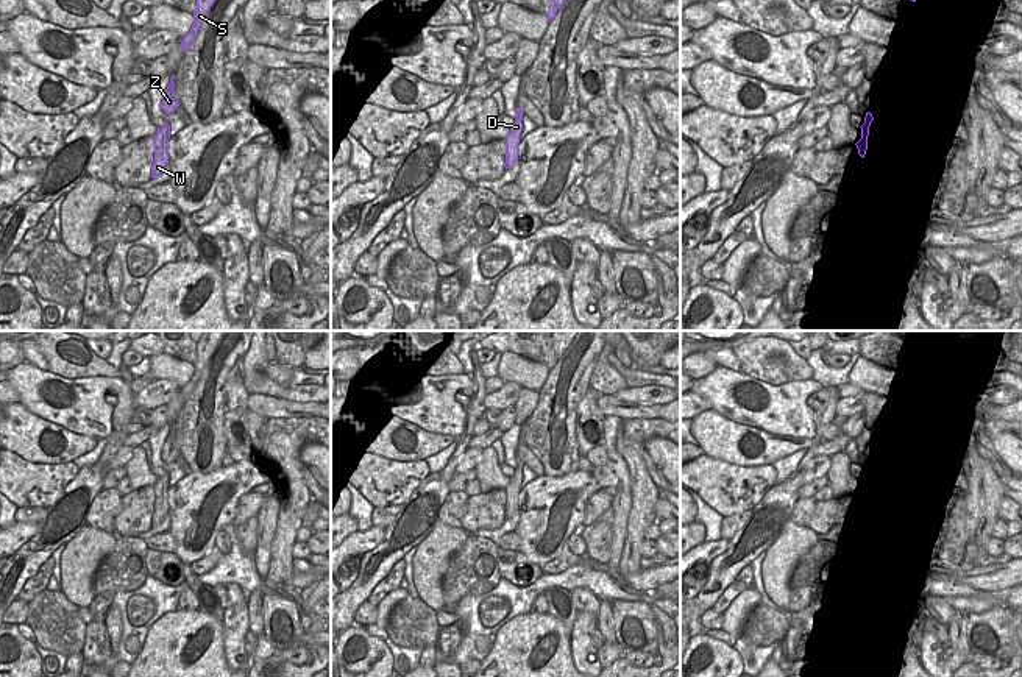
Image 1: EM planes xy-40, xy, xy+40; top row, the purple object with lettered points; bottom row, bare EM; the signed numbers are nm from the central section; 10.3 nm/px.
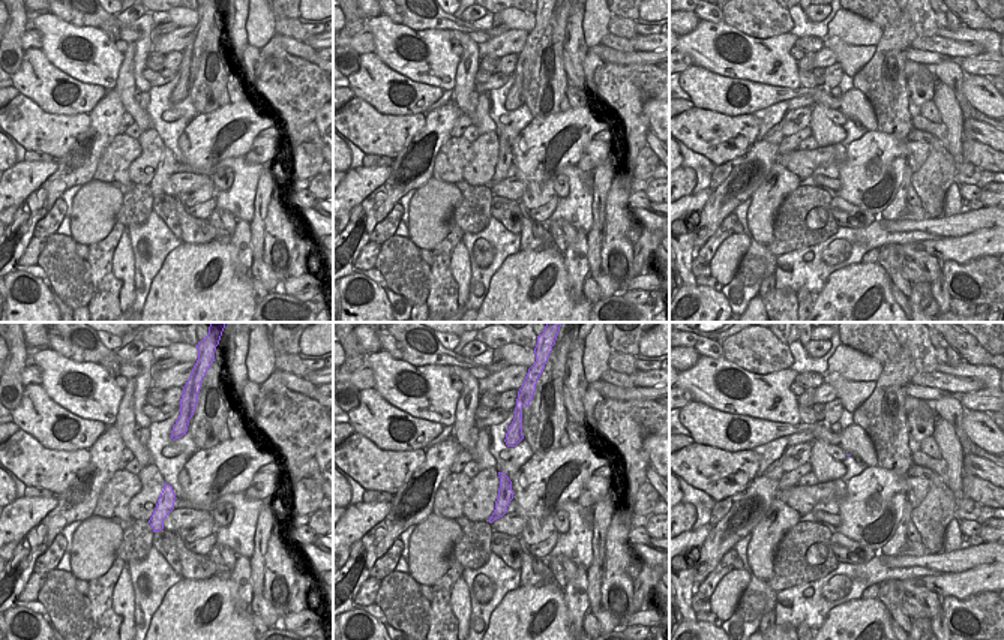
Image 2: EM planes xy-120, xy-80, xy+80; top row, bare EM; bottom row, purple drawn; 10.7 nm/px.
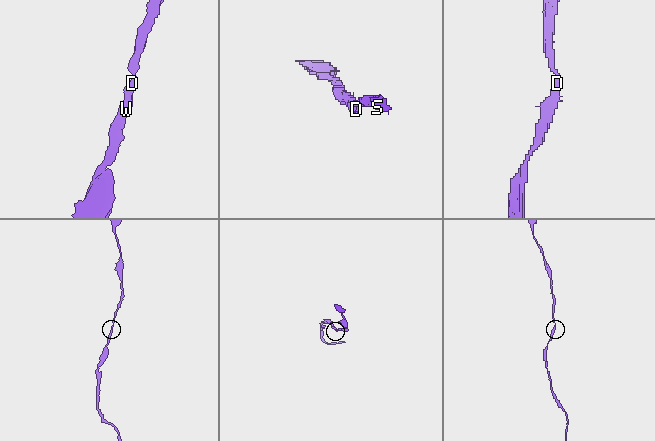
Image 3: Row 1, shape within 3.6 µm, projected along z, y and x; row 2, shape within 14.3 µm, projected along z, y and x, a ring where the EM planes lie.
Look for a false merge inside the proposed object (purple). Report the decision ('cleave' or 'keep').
keep

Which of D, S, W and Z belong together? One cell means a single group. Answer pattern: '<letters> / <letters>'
D S W Z

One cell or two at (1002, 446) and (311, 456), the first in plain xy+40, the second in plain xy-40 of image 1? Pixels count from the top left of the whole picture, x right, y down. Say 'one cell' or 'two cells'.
one cell

